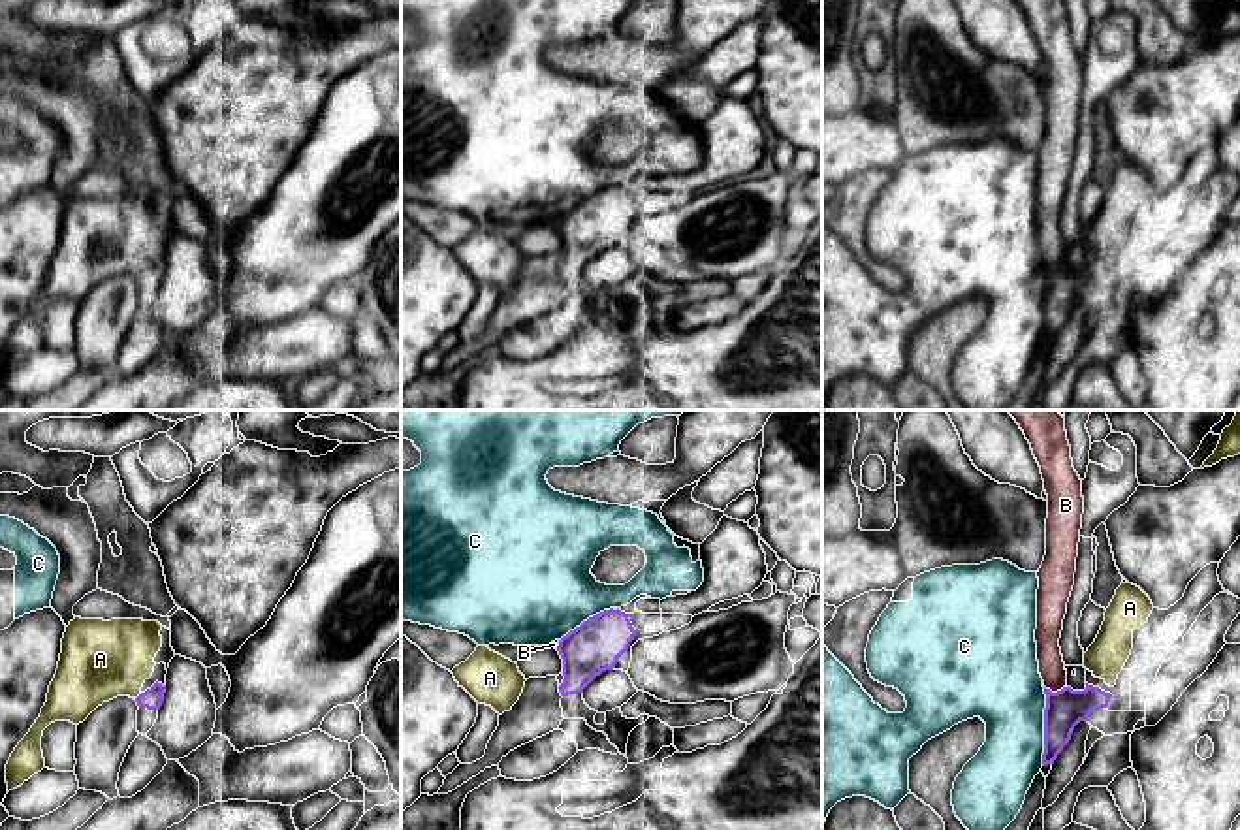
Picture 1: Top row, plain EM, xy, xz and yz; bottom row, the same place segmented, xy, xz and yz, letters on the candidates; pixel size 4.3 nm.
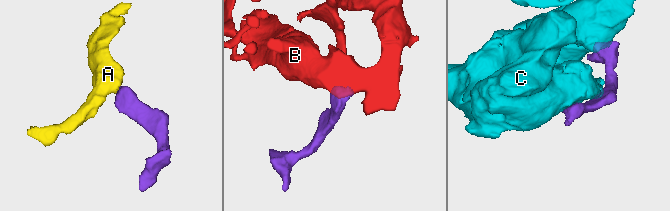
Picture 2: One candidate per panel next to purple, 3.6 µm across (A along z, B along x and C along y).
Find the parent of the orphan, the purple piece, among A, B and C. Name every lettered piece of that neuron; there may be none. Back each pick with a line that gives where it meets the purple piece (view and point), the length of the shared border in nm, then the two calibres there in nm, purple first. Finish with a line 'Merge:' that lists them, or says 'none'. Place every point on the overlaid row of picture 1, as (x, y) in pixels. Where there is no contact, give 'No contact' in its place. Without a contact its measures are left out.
A: Touches purple at xy (138, 697). Shared border 40 nm. Thickness 90 nm (purple) against 340 nm
Merge: A

